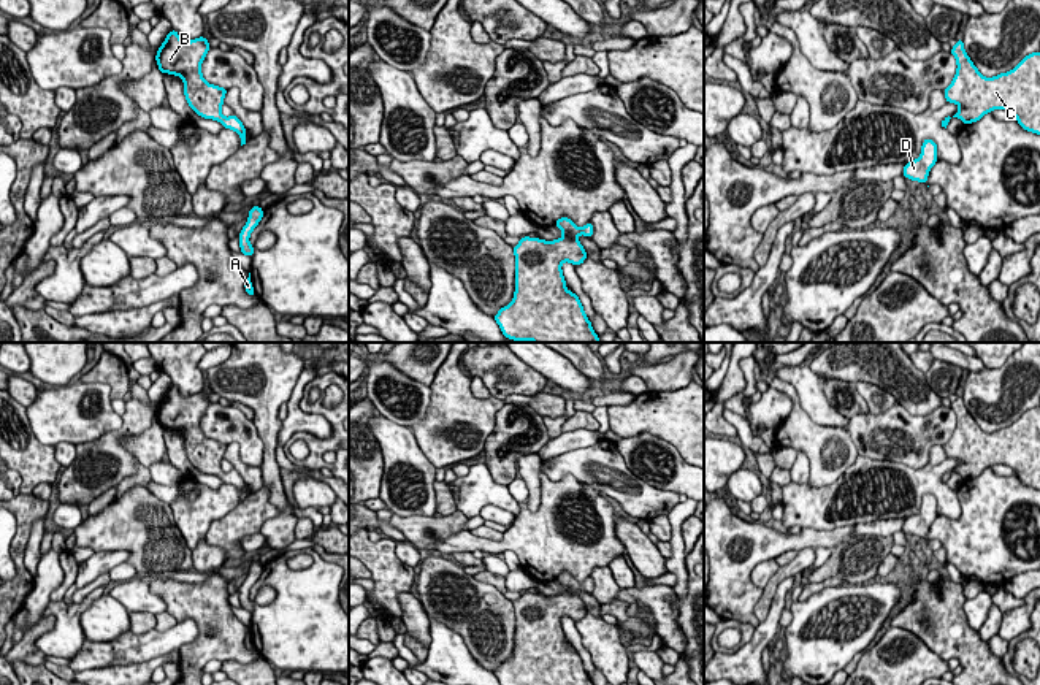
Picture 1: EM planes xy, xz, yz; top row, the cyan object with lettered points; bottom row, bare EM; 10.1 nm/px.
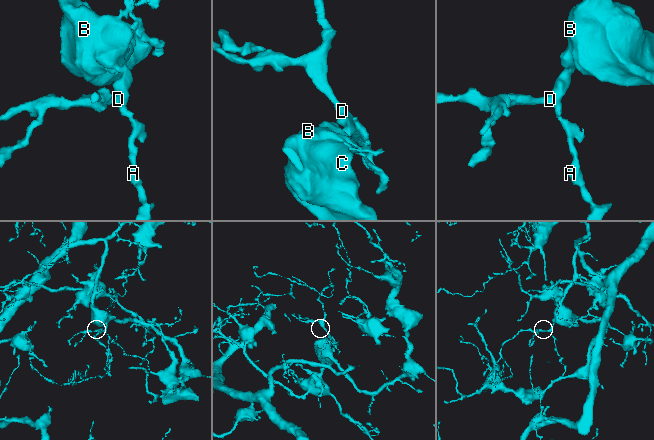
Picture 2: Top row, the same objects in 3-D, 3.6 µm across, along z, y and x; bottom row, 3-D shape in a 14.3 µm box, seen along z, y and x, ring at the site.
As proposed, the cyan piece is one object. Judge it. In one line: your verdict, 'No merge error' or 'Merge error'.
No merge error

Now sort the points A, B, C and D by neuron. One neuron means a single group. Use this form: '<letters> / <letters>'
A B C D

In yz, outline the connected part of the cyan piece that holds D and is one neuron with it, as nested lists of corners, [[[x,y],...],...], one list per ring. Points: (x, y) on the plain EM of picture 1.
[[[926,493],[921,501],[921,511],[916,515],[905,519],[904,533],[926,539],[931,523],[937,517],[937,499],[934,495]]]

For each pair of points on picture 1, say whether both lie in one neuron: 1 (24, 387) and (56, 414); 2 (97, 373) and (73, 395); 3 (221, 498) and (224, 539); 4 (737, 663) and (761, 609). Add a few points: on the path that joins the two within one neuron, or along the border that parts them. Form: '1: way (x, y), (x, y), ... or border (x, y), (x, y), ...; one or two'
1: border (38, 390), (37, 397), (26, 408); two
2: border (80, 381), (105, 382), (110, 387), (111, 400); two
3: border (241, 501), (216, 519), (205, 536); two
4: border (779, 587), (768, 616), (760, 623); two

